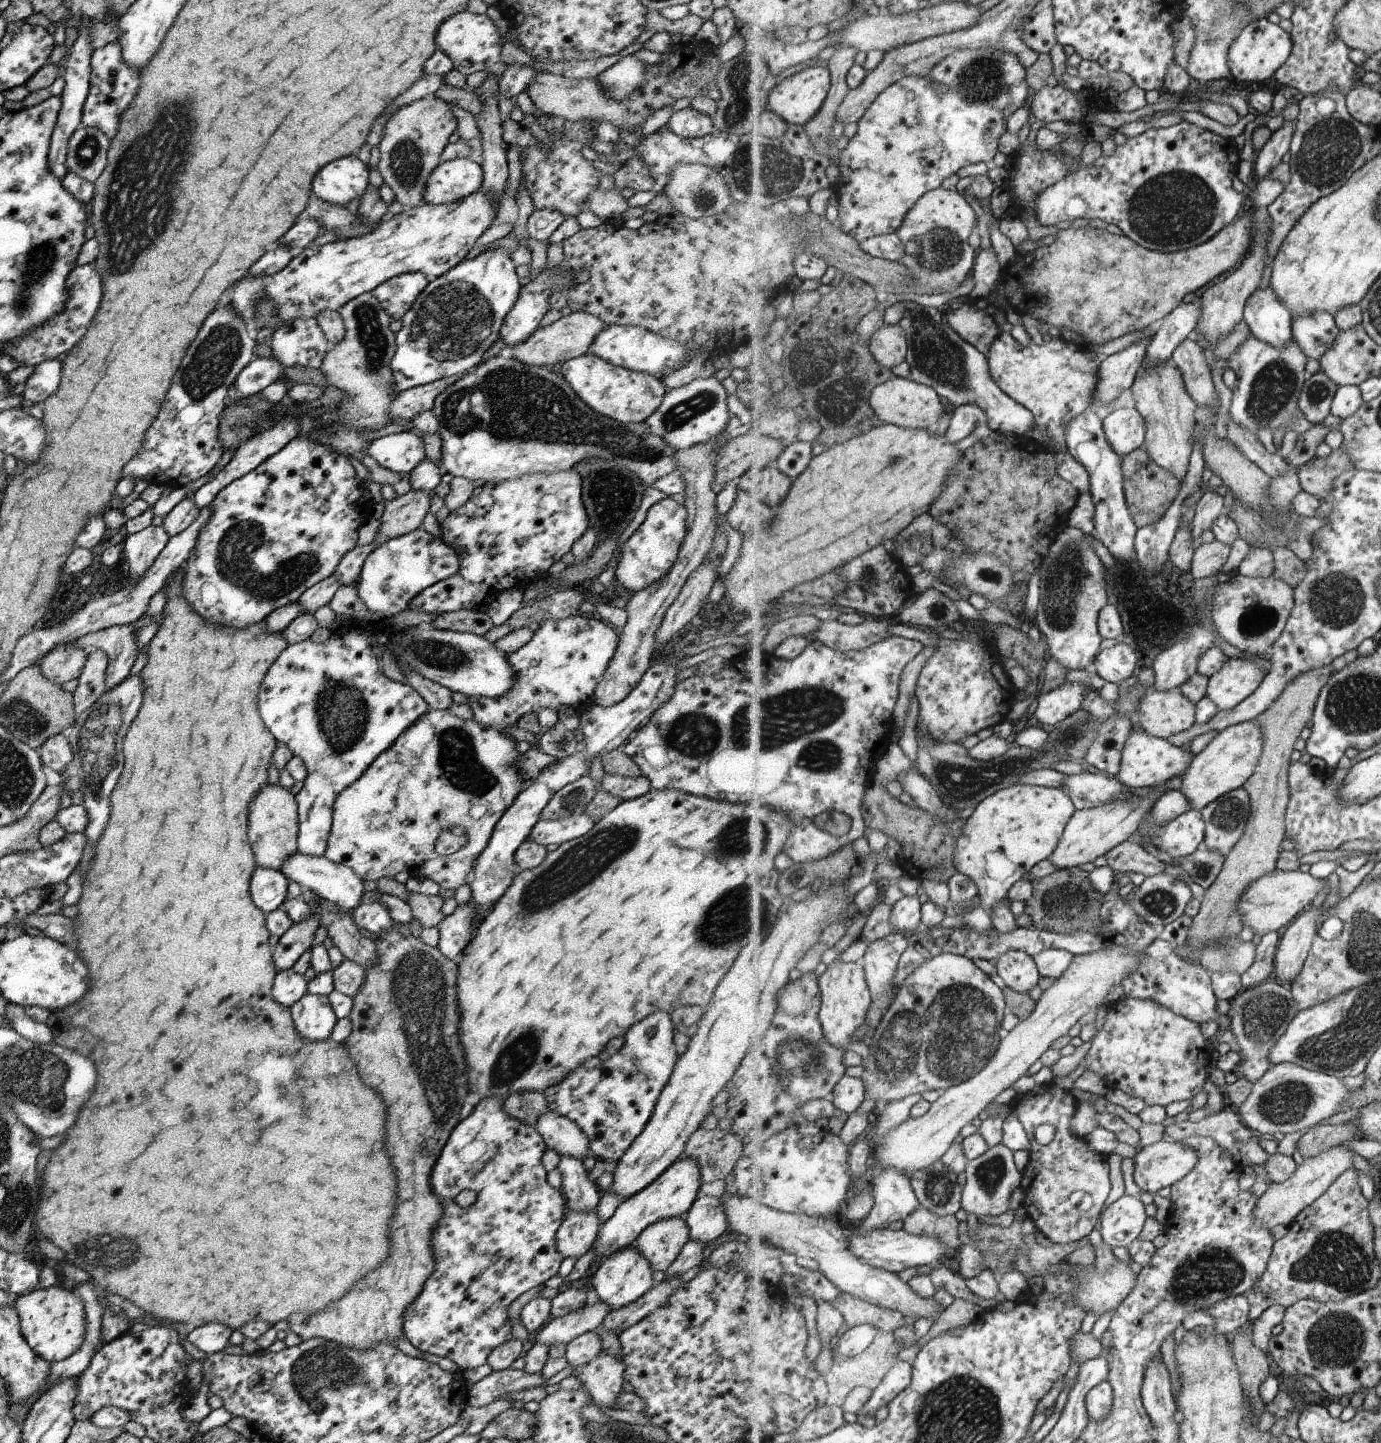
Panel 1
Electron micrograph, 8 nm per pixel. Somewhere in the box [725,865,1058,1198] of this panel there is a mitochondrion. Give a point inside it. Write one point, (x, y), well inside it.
(955, 1034)

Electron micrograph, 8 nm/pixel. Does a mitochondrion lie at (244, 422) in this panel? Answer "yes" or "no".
yes

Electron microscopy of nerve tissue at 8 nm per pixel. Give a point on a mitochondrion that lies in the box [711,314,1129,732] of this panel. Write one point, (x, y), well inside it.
(1066, 569)

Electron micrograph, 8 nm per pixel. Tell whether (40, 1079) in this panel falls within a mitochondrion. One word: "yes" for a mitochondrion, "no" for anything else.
yes

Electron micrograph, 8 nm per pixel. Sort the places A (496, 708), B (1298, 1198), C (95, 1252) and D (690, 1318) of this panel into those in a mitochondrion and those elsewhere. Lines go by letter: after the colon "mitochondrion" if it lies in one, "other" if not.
A: other
B: other
C: mitochondrion
D: other

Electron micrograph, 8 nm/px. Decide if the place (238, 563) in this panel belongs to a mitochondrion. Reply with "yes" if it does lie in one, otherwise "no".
yes

